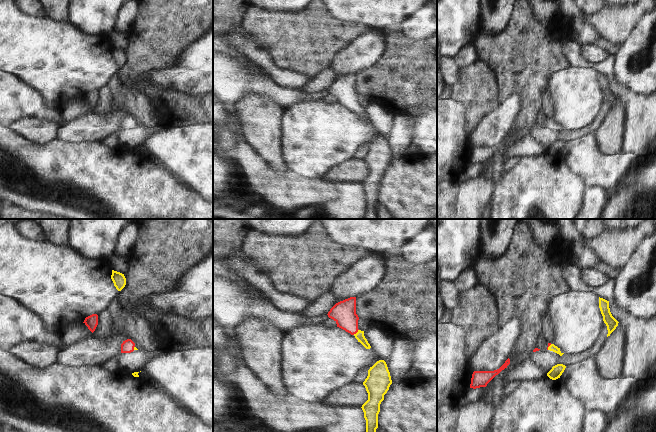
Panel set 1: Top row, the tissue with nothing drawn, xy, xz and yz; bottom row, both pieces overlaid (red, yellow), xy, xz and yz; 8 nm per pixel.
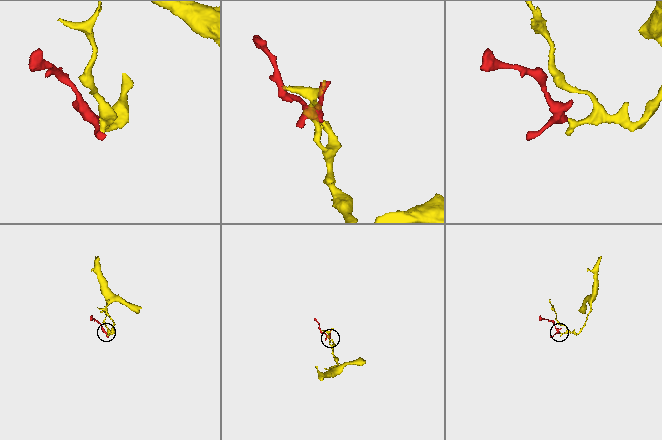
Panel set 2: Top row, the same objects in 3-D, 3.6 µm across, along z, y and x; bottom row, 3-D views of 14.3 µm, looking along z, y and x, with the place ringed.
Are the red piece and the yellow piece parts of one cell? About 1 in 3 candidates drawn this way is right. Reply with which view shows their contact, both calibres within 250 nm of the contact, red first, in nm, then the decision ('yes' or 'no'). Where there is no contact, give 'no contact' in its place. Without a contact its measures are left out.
meets red in xz; 190 nm thick on the red side, 70 nm on the other; yes

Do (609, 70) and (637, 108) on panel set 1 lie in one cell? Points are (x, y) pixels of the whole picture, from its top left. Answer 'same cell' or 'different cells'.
same cell

